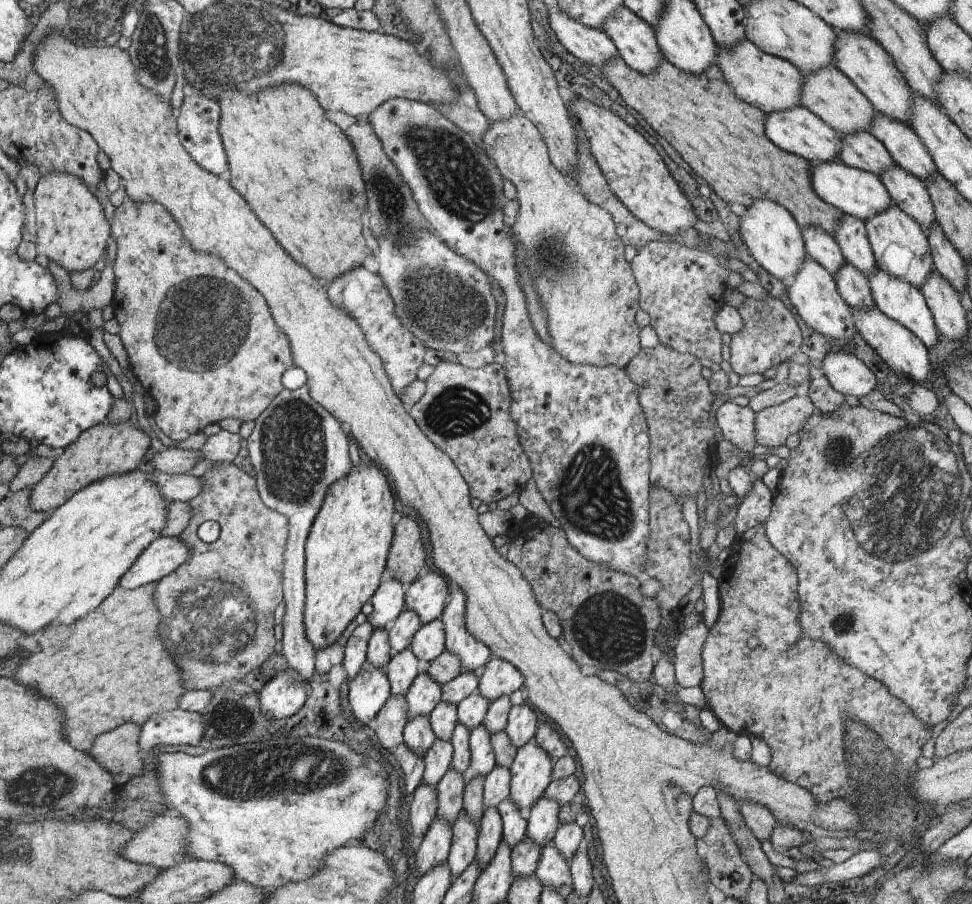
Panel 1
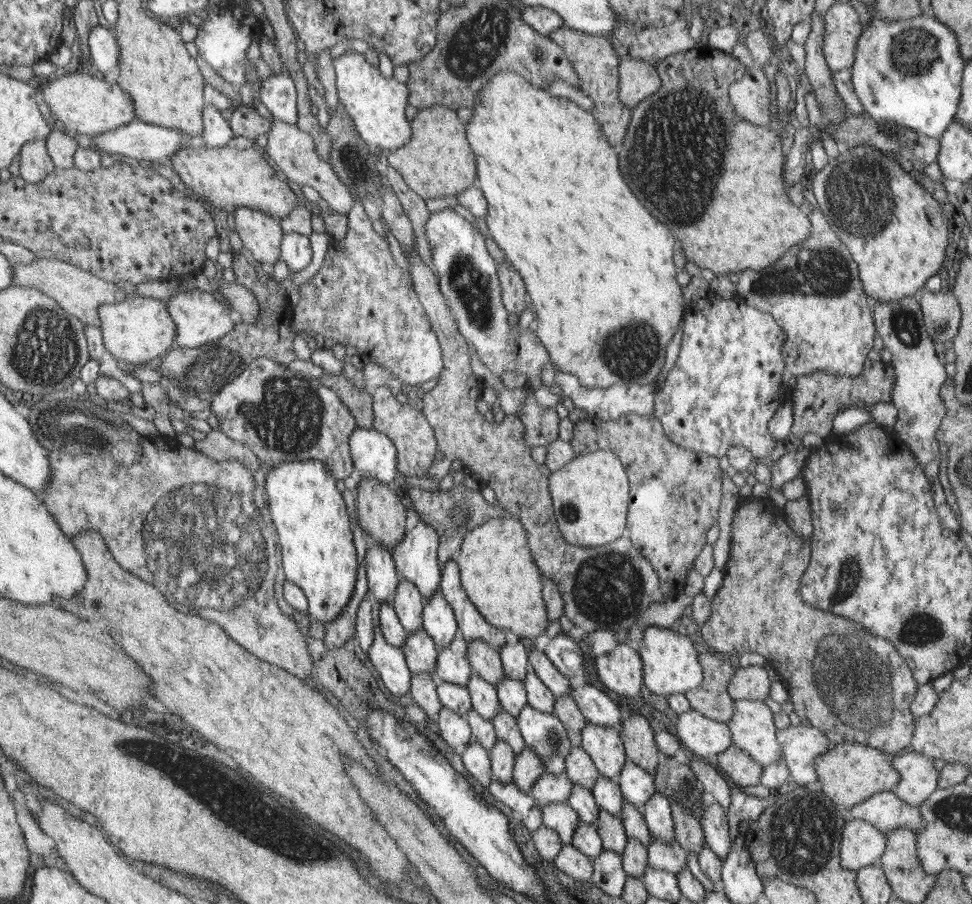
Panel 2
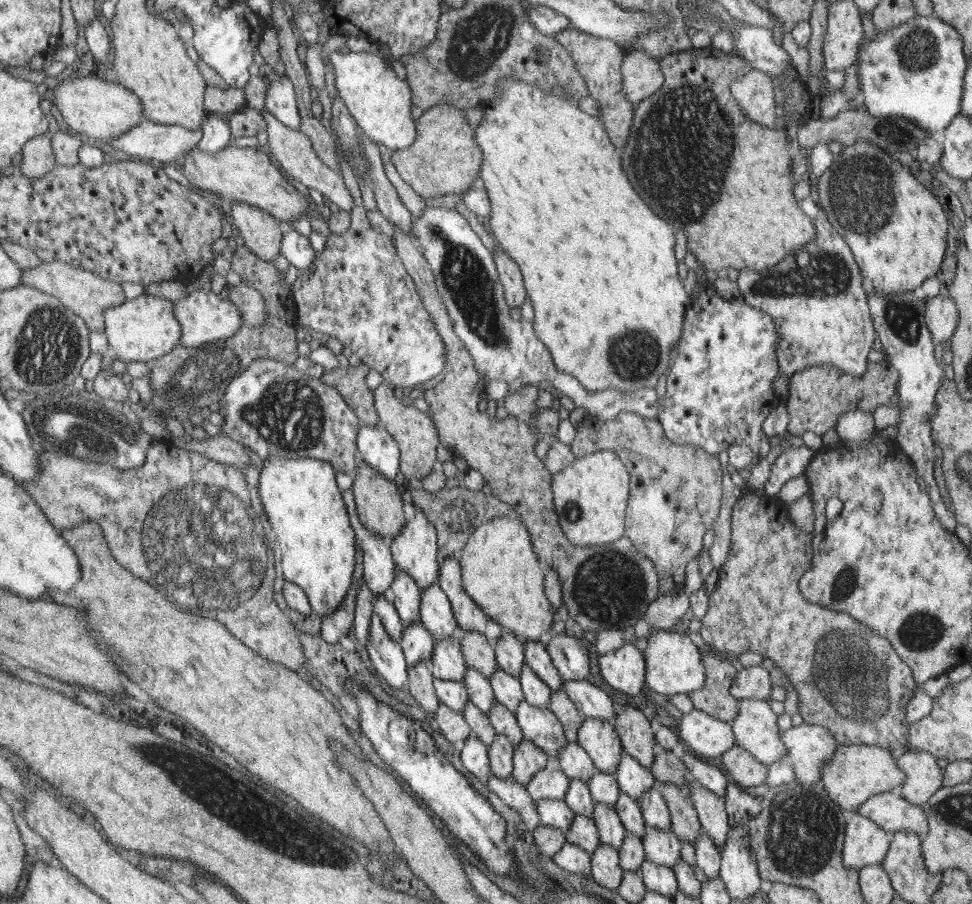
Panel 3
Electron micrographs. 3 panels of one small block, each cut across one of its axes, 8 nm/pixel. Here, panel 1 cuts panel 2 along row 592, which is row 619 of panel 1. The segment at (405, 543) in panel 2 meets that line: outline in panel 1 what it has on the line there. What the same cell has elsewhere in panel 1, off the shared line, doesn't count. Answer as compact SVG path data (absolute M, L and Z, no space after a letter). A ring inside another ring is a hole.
M426 570L424 576L420 576L420 579L408 588L408 610L418 614L422 625L430 624L441 618L440 614L446 606L446 596L448 596L446 580L438 572Z

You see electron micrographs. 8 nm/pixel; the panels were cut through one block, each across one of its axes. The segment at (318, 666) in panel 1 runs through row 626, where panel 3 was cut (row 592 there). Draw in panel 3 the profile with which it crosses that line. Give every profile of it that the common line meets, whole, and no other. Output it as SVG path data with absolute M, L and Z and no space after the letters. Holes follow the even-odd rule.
M350 588L344 600L332 614L324 616L320 624L321 636L328 643L338 643L342 634L352 634L355 620L355 598L358 588Z

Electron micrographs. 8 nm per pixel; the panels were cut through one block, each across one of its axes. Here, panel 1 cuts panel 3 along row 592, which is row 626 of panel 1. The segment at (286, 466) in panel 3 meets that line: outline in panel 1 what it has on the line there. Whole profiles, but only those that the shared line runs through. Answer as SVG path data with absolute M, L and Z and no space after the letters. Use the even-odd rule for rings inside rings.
M360 464L352 468L350 475L336 488L332 488L332 496L328 496L328 504L324 504L324 512L320 512L320 520L315 520L312 536L306 543L306 607L304 621L308 641L315 650L324 650L334 644L348 628L348 624L358 616L360 608L372 598L378 588L380 576L384 572L384 560L390 549L392 532L394 532L394 494L384 472L374 464Z

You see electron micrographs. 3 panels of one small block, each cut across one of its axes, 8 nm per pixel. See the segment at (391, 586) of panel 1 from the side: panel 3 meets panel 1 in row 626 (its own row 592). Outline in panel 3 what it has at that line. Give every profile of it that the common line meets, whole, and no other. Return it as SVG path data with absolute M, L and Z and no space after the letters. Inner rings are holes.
M351 489L344 491L348 514L351 514L352 526L355 527L356 540L362 550L364 576L367 588L374 596L389 595L390 584L394 582L394 562L388 544L379 534L373 533L360 522L358 507L355 505Z

